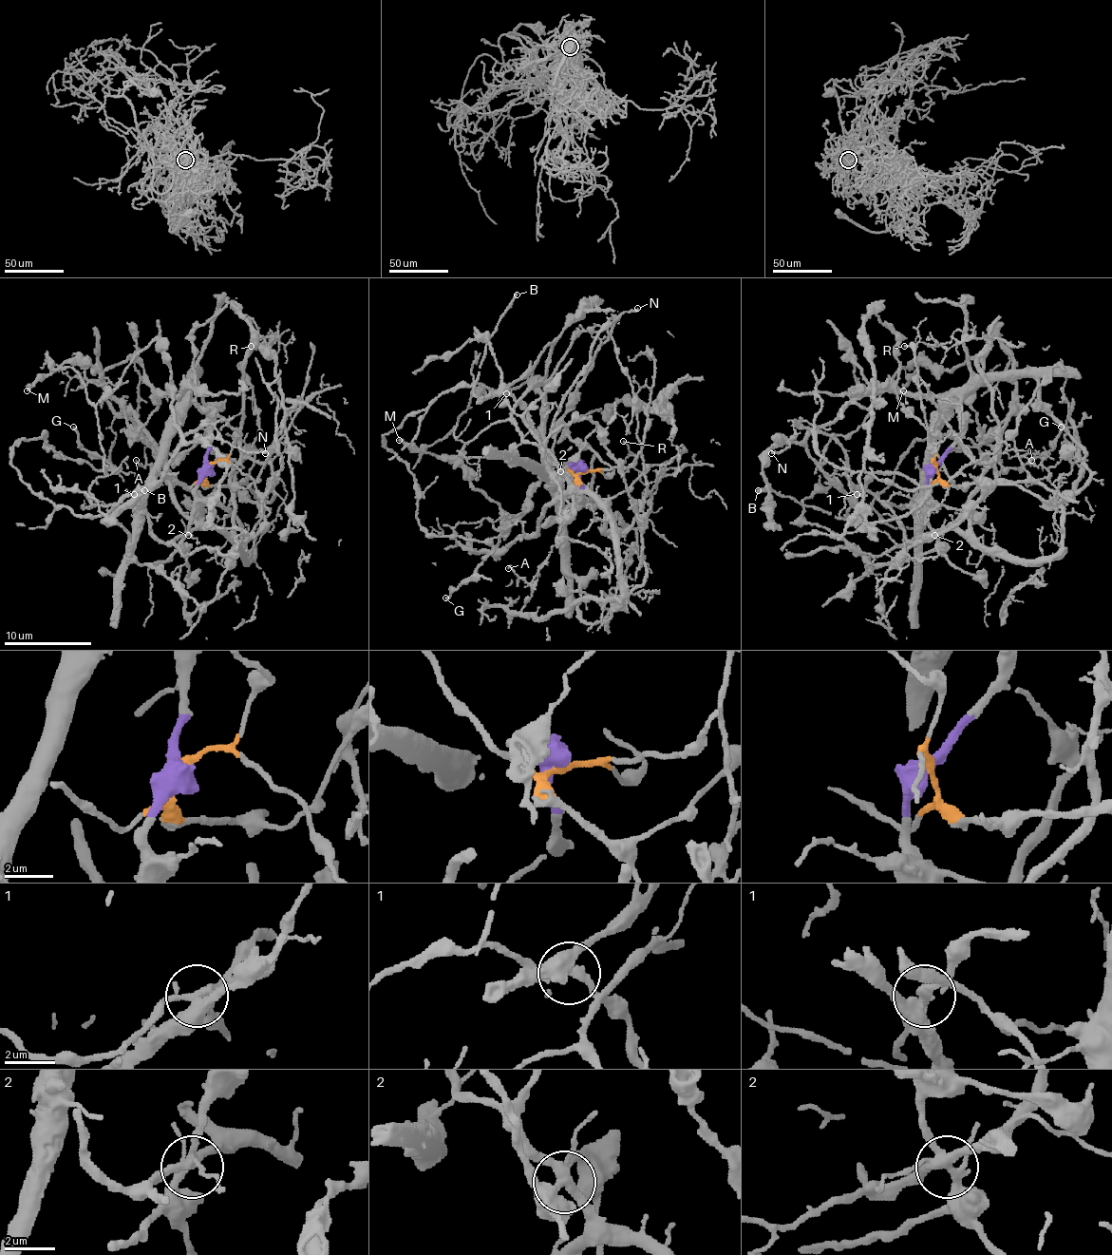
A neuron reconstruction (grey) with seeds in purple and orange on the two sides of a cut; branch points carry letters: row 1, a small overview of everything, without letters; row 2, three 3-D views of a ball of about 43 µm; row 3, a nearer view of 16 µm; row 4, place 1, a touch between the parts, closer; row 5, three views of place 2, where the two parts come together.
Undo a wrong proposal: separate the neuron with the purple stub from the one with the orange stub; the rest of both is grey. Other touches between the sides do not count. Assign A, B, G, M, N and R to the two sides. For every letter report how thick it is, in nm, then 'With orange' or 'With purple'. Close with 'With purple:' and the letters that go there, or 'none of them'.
A: Thickness 170 nm. With purple
B: Thickness 300 nm. With purple
G: Thickness 220 nm. With orange
M: Thickness 280 nm. With purple
N: Thickness 190 nm. With orange
R: Thickness 130 nm. With orange
With purple: A, B, M

